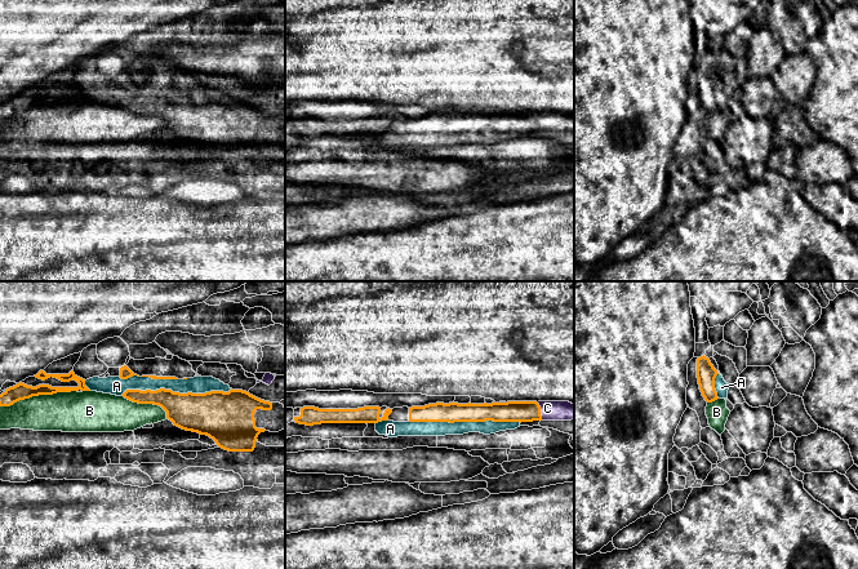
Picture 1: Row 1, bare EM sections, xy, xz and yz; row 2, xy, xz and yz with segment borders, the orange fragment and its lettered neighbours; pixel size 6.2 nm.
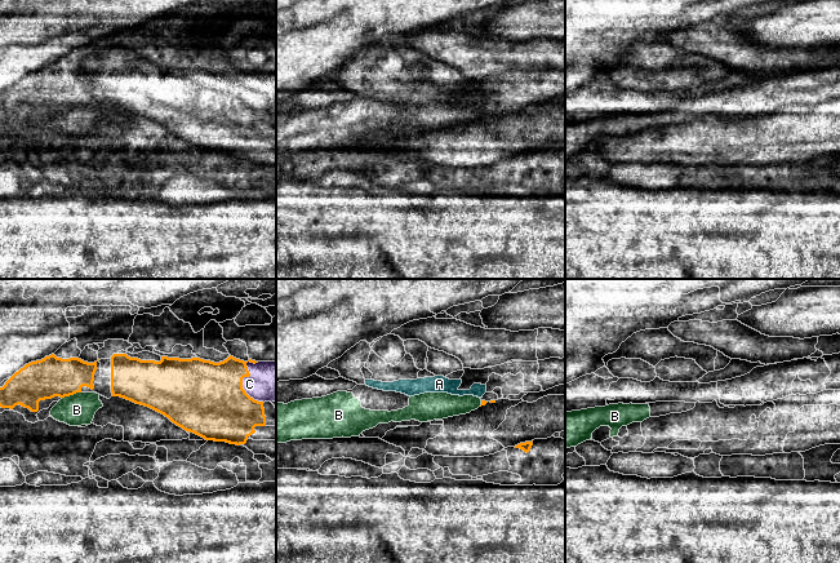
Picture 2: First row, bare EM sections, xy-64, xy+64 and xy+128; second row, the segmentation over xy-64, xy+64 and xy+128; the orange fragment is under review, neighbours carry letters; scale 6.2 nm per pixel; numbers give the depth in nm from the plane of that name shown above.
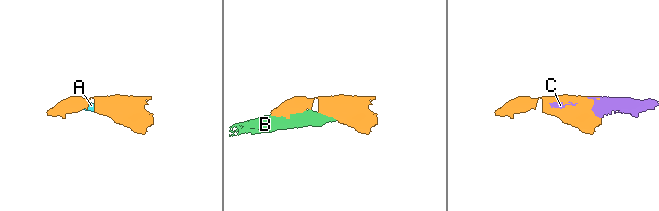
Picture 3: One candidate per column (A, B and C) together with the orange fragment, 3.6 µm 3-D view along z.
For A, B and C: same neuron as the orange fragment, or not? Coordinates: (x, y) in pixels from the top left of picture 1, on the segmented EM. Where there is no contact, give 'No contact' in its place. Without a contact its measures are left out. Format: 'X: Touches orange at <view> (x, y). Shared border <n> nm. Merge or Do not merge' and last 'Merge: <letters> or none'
A: Touches orange at xz (465, 421). Shared border 700 nm. Merge
B: Touches orange at xy (38, 395). Shared border 500 nm. Do not merge
C: Touches orange at xz (539, 412). Shared border 120 nm. Merge
Merge: A, C

